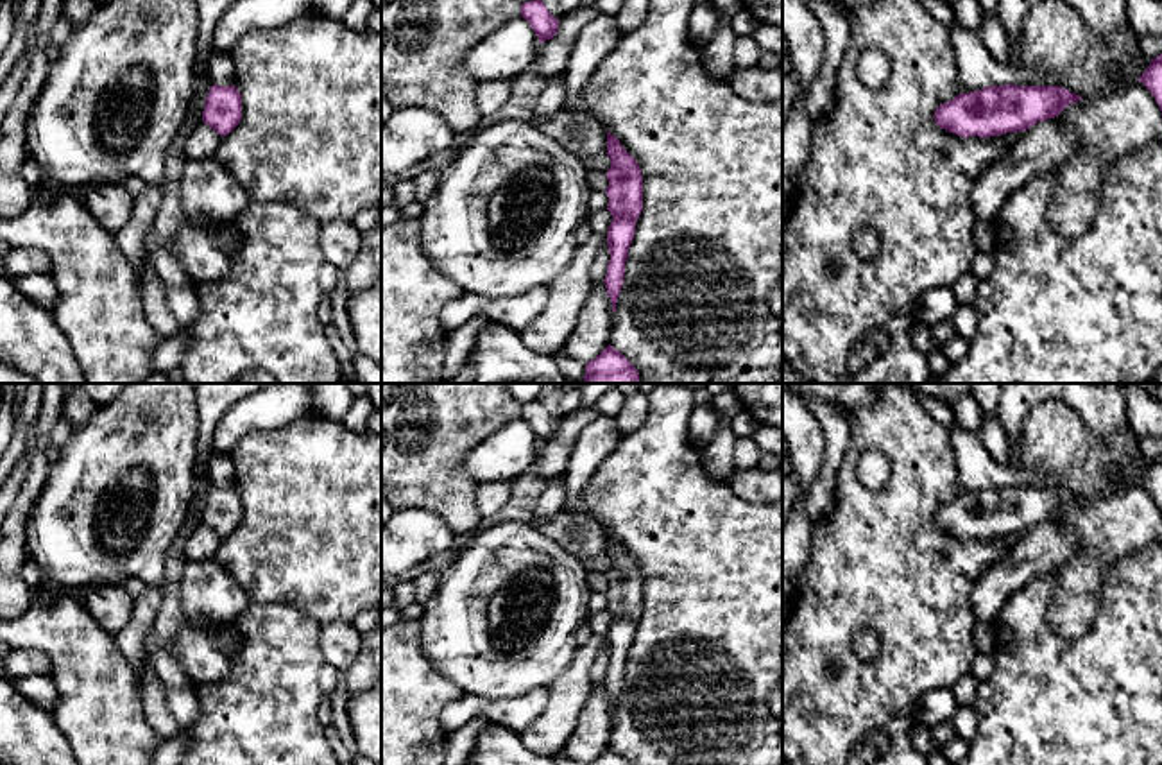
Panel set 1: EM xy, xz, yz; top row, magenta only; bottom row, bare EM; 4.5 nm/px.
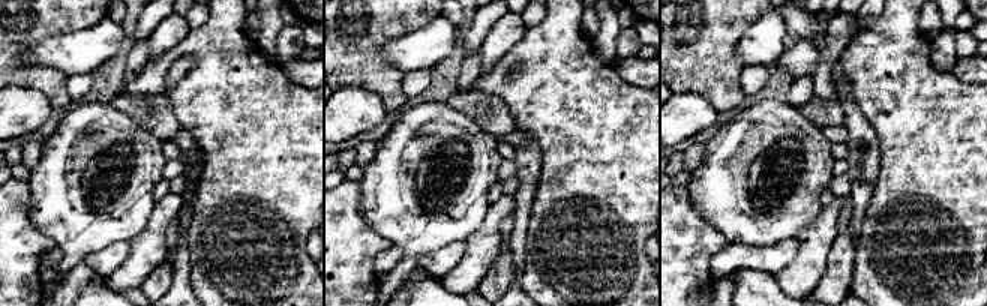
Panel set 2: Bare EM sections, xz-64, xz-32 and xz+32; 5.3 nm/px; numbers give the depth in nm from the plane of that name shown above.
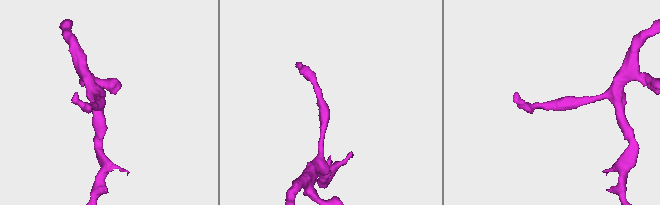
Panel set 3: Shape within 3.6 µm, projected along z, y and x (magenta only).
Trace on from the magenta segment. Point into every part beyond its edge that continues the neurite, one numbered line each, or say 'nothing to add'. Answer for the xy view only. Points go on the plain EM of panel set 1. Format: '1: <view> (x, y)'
nothing to add

